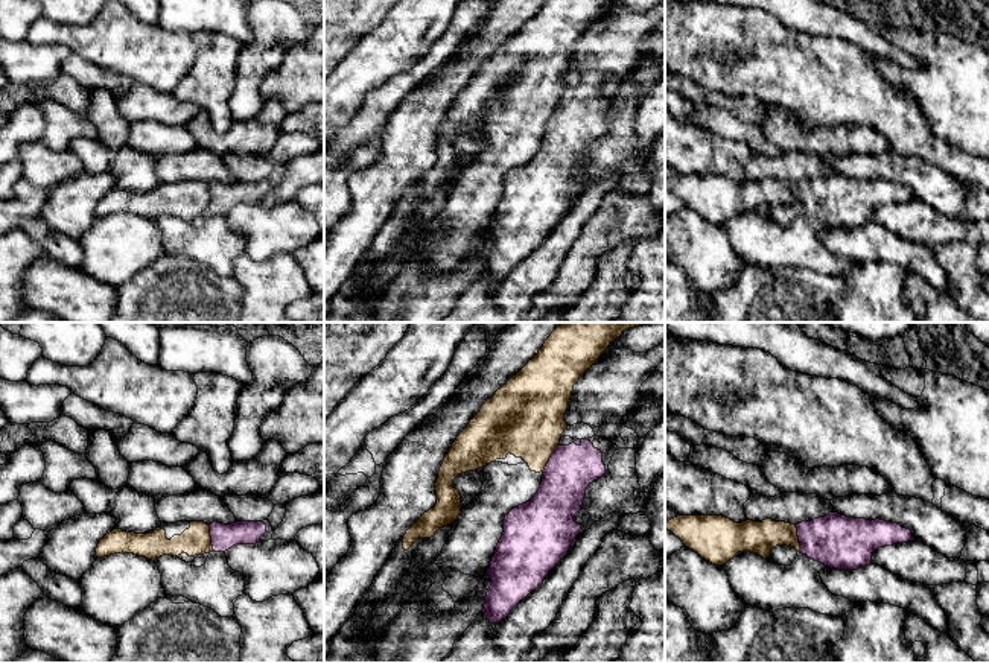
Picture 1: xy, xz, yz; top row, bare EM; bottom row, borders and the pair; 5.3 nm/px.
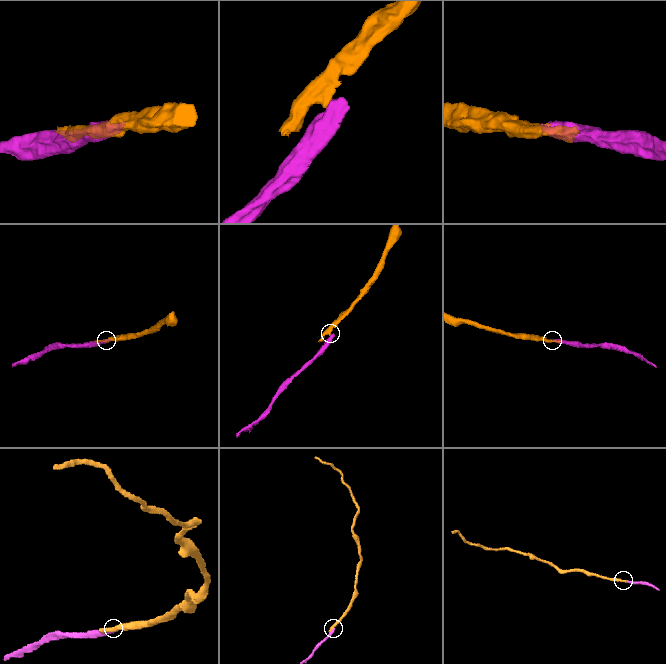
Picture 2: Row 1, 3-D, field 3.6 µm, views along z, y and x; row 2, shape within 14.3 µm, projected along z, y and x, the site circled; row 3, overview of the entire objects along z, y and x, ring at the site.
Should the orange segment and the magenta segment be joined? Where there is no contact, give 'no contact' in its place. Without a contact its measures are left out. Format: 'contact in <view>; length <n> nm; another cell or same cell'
contact in yz; length 150 nm; another cell

